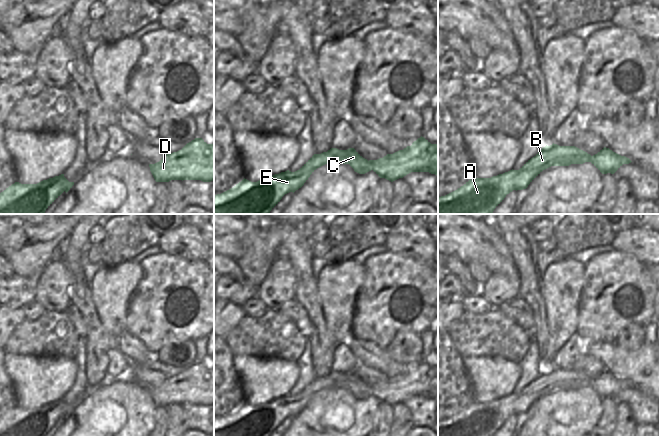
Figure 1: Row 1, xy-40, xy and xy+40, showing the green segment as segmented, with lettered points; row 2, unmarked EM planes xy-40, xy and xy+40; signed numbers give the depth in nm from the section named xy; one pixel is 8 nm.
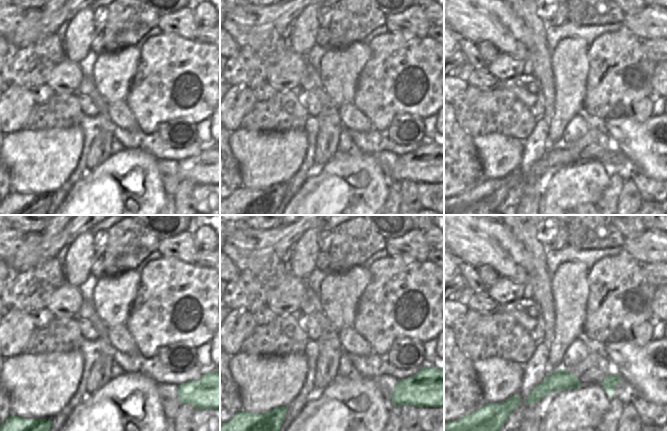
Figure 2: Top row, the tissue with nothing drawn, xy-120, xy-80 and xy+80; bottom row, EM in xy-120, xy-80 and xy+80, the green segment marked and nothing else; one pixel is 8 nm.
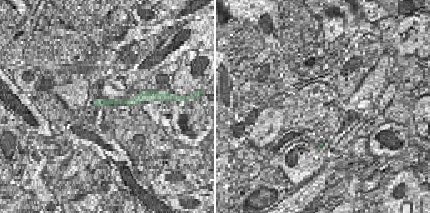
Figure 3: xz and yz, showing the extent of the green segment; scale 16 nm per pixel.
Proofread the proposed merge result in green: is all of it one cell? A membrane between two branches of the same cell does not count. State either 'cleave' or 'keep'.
keep

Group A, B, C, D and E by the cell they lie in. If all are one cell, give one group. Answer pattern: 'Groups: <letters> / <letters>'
Groups: A B C D E.

